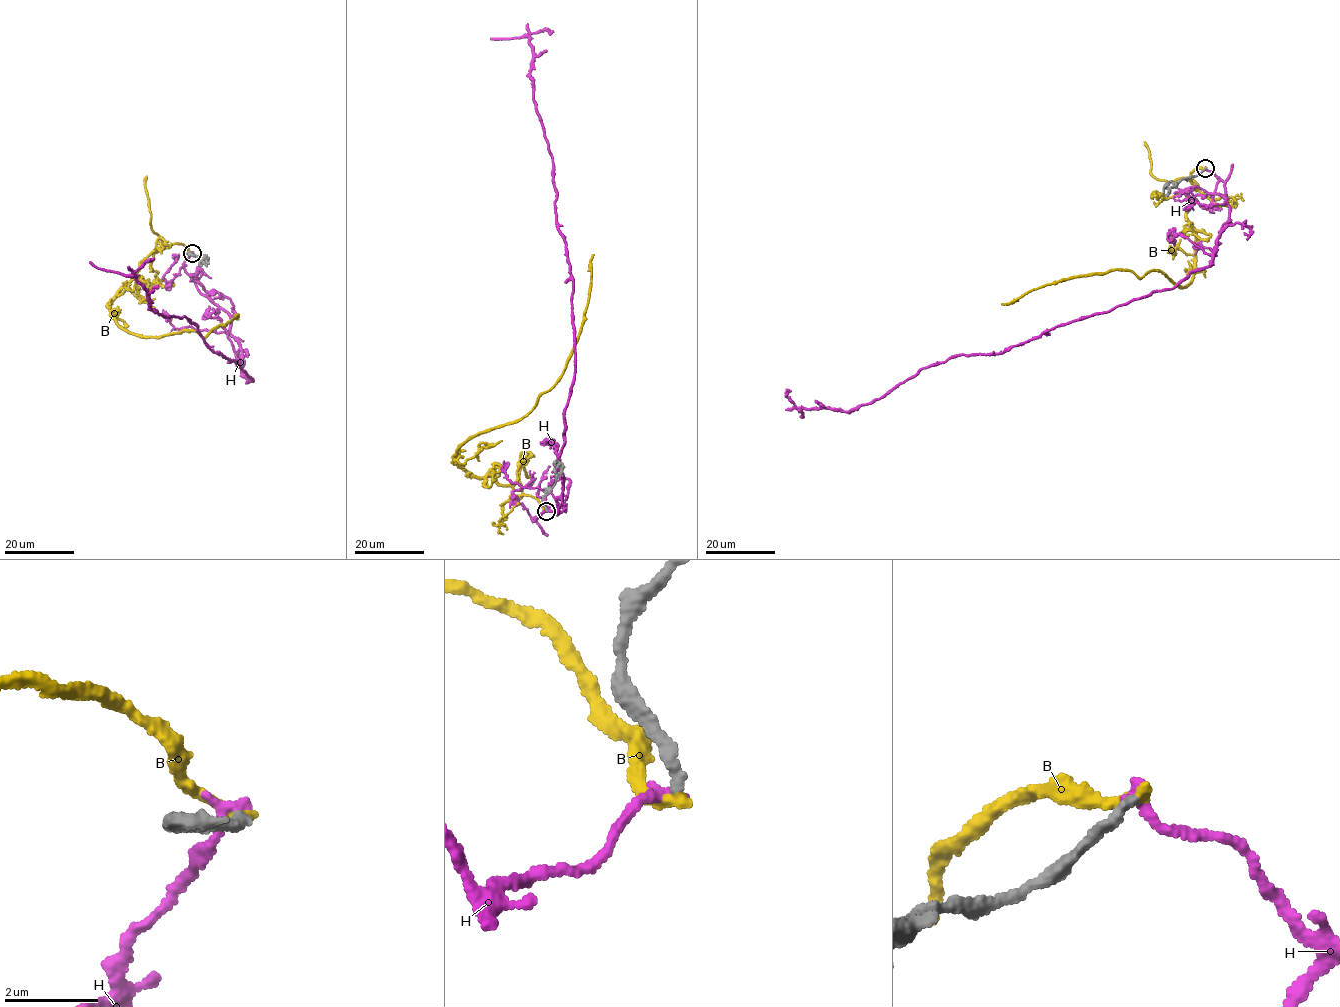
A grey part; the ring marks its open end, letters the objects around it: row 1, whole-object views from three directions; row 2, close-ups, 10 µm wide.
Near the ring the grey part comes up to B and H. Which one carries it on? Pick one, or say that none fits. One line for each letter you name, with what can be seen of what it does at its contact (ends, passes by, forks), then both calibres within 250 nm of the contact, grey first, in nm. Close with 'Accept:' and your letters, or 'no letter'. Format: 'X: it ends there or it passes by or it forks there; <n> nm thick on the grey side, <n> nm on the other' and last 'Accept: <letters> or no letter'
B: it ends there; 240 nm thick on the grey side, 240 nm on the other
Accept: B

